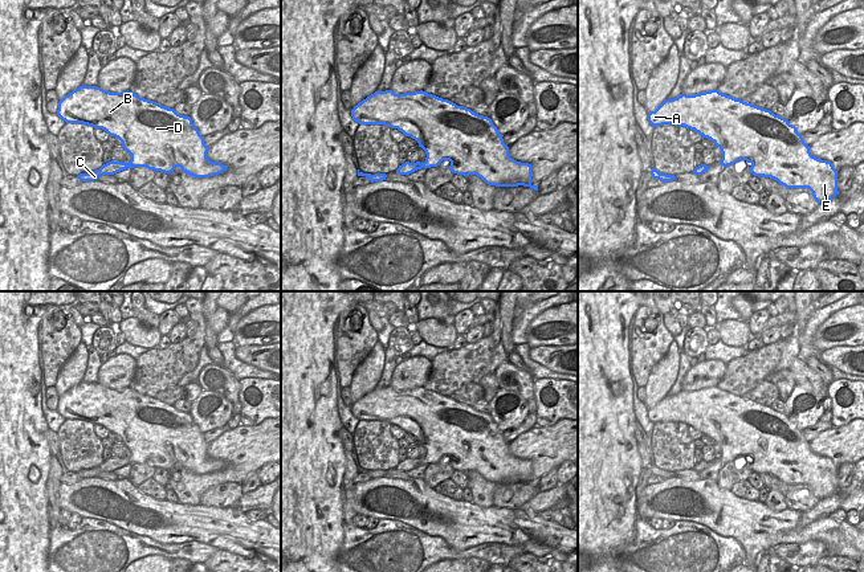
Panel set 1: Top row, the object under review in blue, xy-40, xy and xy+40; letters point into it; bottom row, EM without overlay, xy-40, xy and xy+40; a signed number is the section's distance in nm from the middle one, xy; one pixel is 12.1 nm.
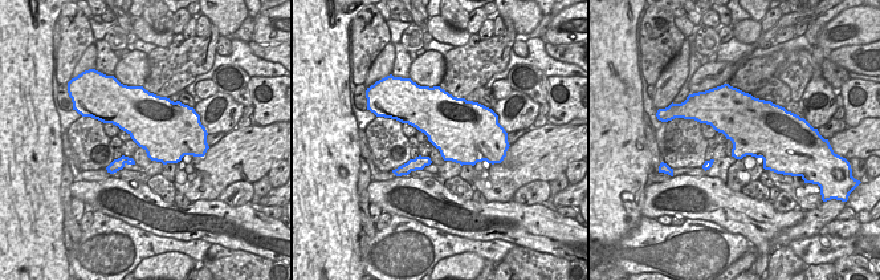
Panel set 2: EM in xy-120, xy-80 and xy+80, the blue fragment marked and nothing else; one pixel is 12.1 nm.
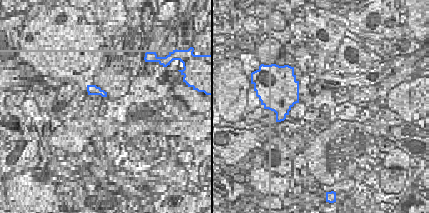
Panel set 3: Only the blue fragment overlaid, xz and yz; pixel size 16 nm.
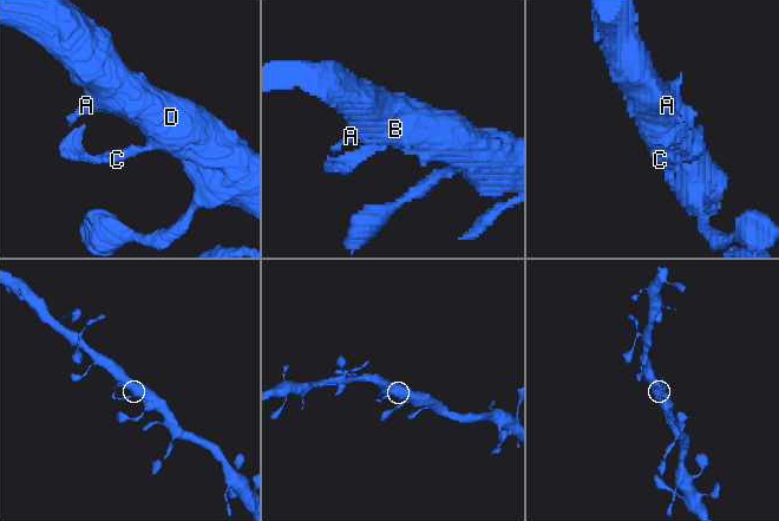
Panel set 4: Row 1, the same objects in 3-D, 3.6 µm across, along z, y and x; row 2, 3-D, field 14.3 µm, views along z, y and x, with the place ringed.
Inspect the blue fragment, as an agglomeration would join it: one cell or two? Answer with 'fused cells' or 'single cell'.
single cell

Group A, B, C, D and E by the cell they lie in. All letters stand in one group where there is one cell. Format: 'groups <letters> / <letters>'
groups A B C D E

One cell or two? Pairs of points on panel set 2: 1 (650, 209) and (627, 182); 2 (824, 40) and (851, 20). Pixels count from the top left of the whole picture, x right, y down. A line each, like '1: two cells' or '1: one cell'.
1: two cells
2: one cell

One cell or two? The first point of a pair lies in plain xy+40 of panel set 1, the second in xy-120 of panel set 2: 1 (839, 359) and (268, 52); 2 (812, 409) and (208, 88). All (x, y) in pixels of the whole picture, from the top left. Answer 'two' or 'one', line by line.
1: one
2: two

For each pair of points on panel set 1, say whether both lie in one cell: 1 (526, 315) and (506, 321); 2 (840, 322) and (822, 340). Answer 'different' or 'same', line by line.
1: different
2: same

